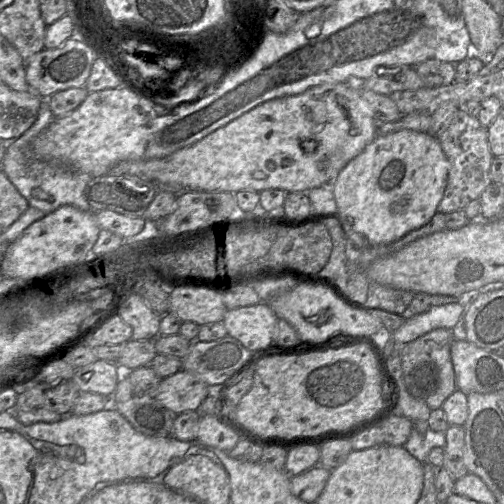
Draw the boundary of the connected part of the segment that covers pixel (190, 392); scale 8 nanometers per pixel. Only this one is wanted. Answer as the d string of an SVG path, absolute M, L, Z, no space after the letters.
M180 370L161 380L153 396L174 415L197 411L207 396L208 385L195 375Z

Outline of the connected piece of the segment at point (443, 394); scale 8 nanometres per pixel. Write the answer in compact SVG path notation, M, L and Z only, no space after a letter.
M439 328L412 342L400 345L405 388L412 397L425 403L431 410L441 408L445 400L457 390L450 351L453 341L452 329Z

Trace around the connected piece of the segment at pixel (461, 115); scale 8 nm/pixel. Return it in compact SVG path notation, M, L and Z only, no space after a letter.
M459 110L448 129L439 138L441 148L450 163L447 186L438 211L444 214L463 210L471 201L479 198L485 189L492 183L490 168L494 158L488 143L488 128L484 127L477 117Z

